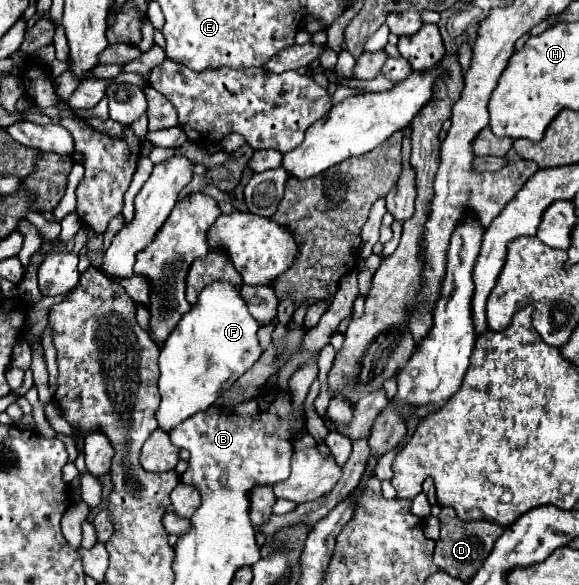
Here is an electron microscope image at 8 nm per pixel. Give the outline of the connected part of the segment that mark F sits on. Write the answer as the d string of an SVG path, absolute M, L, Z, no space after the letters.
M228 282L206 286L196 306L182 316L160 352L160 406L156 412L158 428L170 432L182 420L208 410L252 364L262 356L256 338L258 322L250 316L240 288Z

